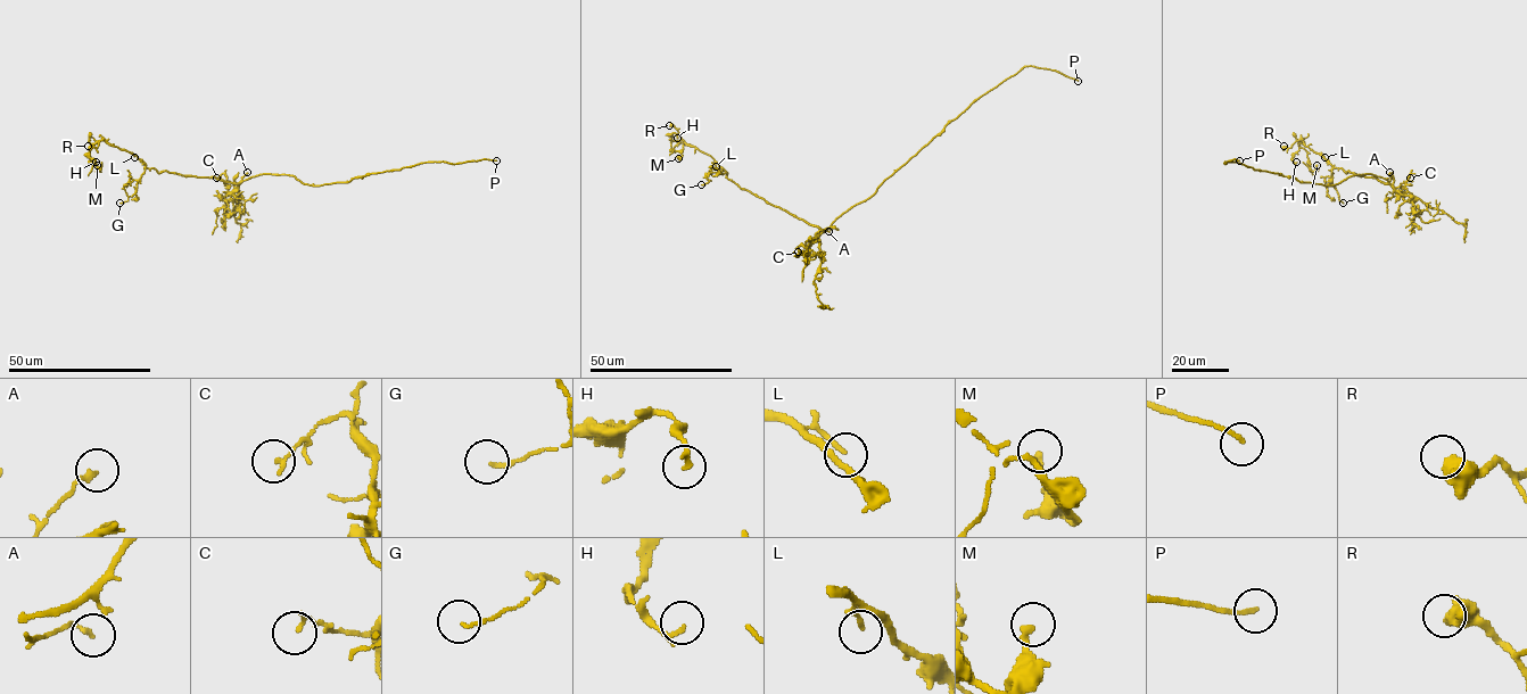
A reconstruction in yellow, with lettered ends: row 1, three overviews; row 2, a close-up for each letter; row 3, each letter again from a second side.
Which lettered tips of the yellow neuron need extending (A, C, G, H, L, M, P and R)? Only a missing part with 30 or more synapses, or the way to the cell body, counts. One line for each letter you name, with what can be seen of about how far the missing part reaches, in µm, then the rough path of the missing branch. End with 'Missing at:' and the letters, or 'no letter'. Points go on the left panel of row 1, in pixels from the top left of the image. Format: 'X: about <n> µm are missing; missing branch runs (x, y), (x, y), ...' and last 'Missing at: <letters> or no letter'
P: about 15 µm are missing; missing branch runs (496, 160), (517, 163), (526, 159)
Missing at: P

